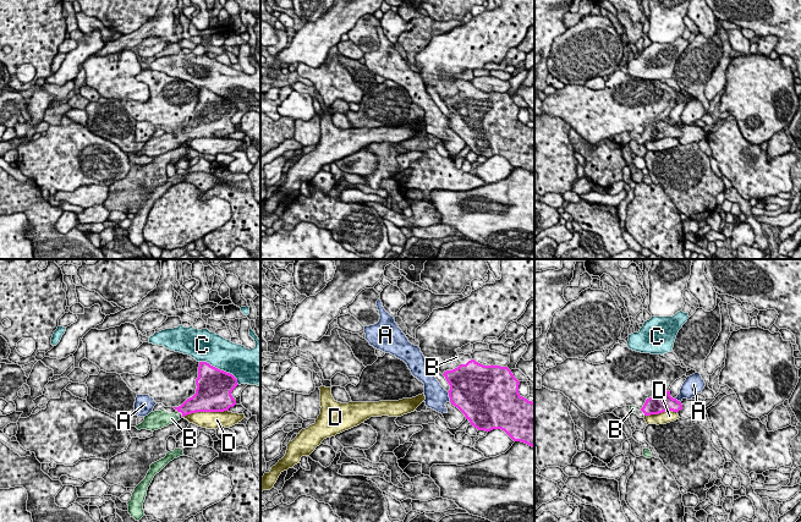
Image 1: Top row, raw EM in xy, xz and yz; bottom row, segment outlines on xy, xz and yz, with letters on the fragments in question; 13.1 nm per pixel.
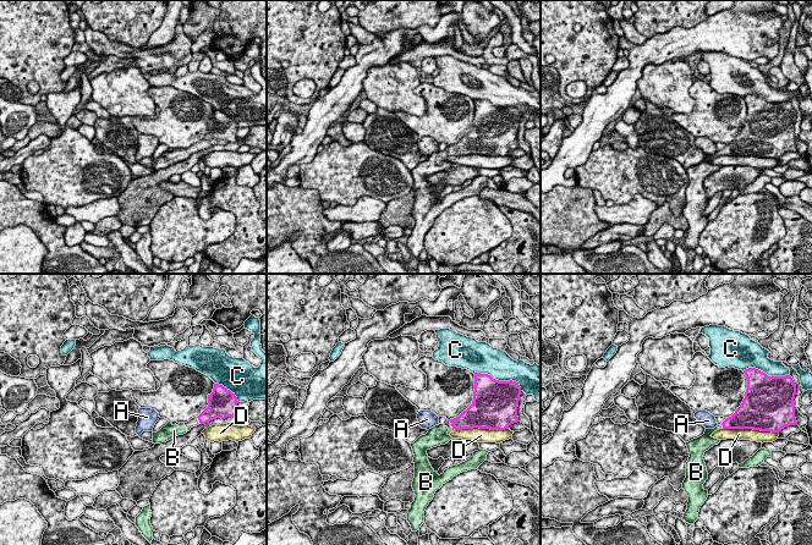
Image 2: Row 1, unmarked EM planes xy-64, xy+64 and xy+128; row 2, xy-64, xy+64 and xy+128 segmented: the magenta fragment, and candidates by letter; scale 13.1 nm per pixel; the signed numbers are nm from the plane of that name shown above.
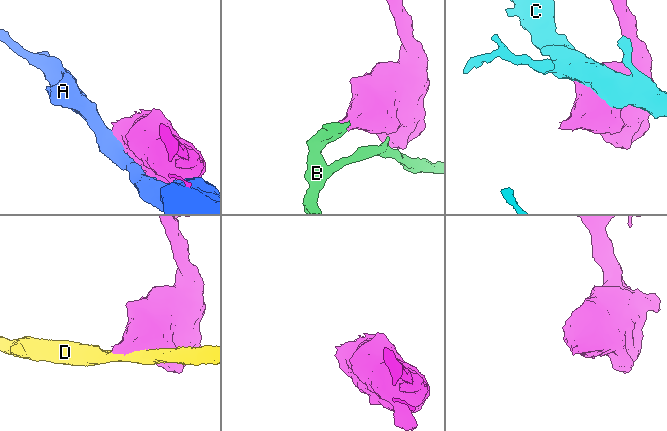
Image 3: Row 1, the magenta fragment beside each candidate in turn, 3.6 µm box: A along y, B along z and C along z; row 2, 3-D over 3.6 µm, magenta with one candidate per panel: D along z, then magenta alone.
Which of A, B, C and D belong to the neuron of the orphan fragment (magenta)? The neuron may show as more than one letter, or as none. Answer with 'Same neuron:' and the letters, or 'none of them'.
Same neuron: B

